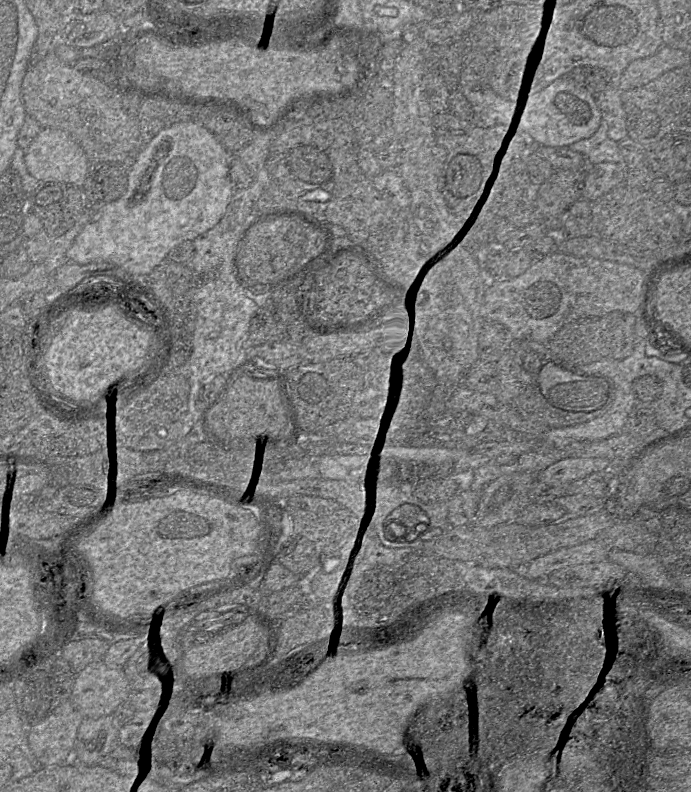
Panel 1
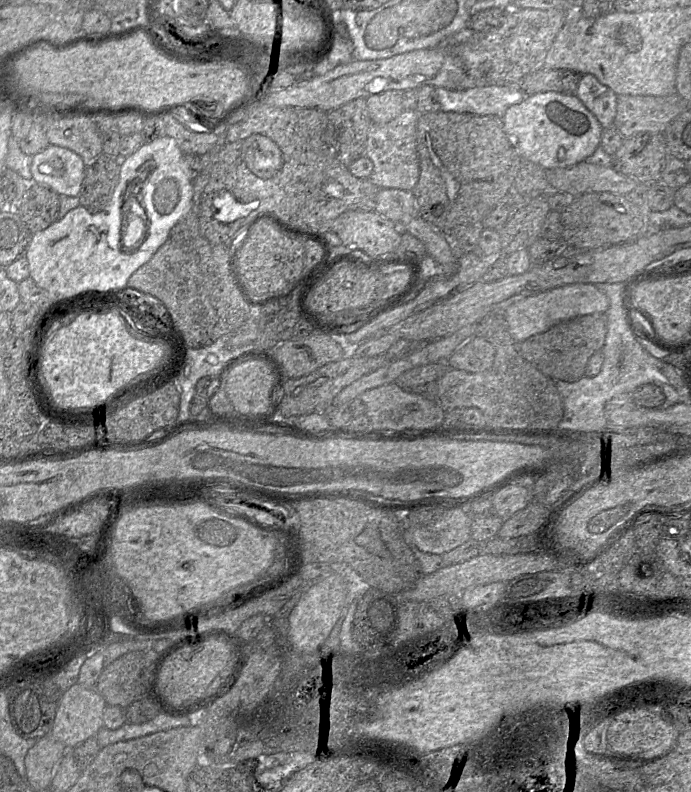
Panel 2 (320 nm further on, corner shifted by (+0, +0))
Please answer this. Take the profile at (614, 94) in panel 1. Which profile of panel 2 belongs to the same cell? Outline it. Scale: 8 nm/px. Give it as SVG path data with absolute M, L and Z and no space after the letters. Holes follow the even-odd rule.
M592 74L580 76L575 95L596 117L602 128L613 127L617 95Z

